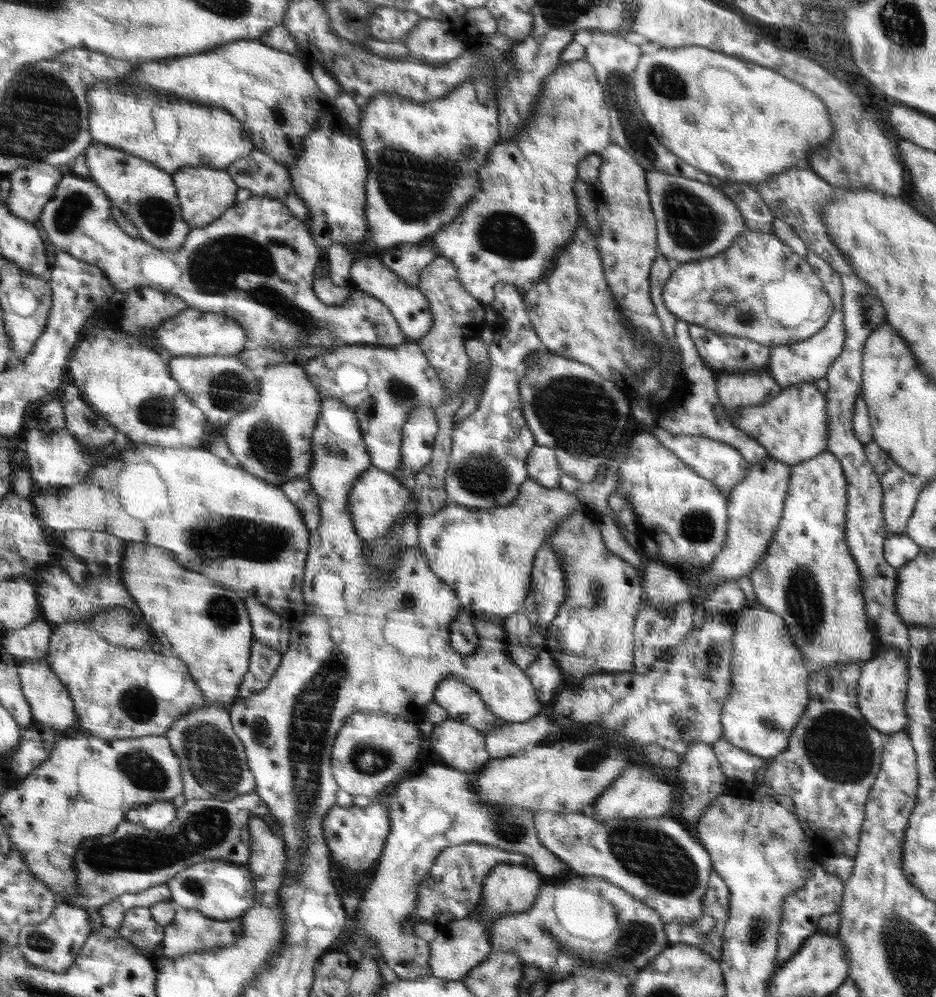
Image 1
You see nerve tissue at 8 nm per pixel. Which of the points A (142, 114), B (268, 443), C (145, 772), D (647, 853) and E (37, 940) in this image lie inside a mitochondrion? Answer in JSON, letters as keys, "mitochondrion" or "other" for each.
{"A":"other","B":"mitochondrion","C":"mitochondrion","D":"mitochondrion","E":"mitochondrion"}

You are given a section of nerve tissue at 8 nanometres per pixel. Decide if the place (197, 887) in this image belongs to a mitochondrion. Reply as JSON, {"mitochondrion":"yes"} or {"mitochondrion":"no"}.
{"mitochondrion":"yes"}

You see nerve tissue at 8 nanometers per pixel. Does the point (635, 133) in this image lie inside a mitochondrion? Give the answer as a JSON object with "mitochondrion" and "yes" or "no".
{"mitochondrion":"yes"}

